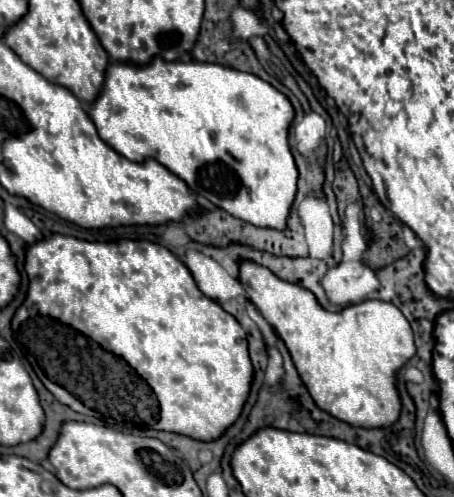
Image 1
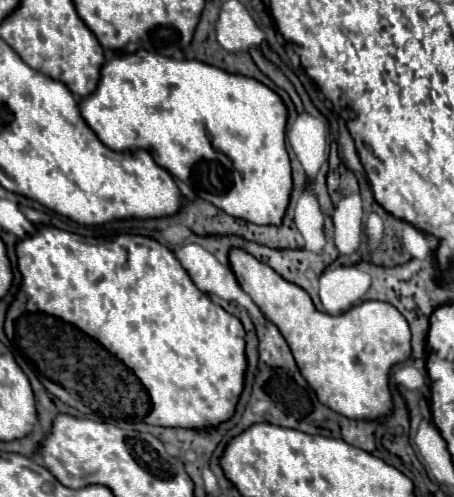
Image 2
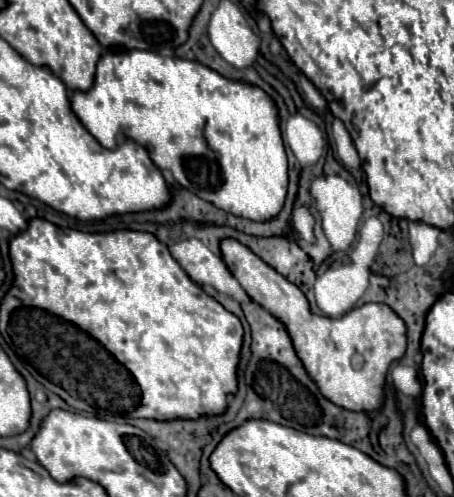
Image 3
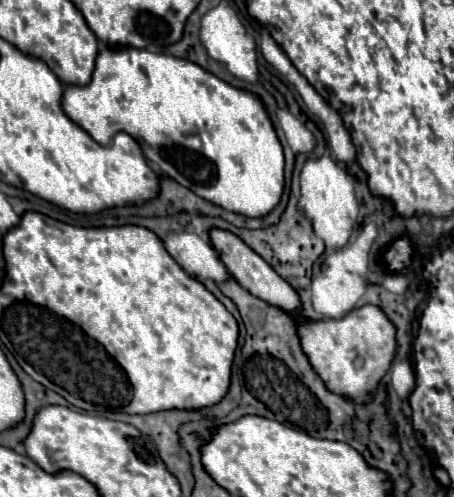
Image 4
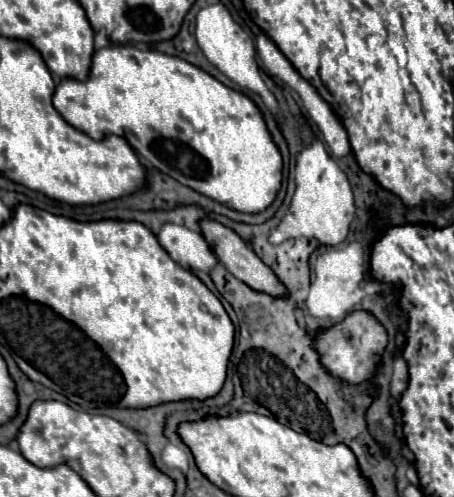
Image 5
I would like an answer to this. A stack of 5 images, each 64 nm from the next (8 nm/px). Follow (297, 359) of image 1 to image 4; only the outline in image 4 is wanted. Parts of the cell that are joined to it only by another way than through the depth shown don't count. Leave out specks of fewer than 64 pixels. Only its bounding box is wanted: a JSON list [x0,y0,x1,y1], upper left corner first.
[210,228,396,402]

